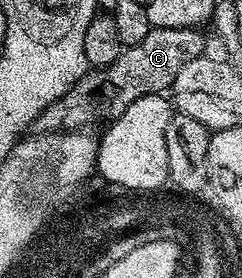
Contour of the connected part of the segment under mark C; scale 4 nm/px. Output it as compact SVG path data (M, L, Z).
M153 27L138 45L125 47L122 54L109 67L89 70L70 88L65 97L100 97L100 116L111 121L118 118L138 97L158 95L167 92L176 76L190 61L203 56L203 30L195 27Z

